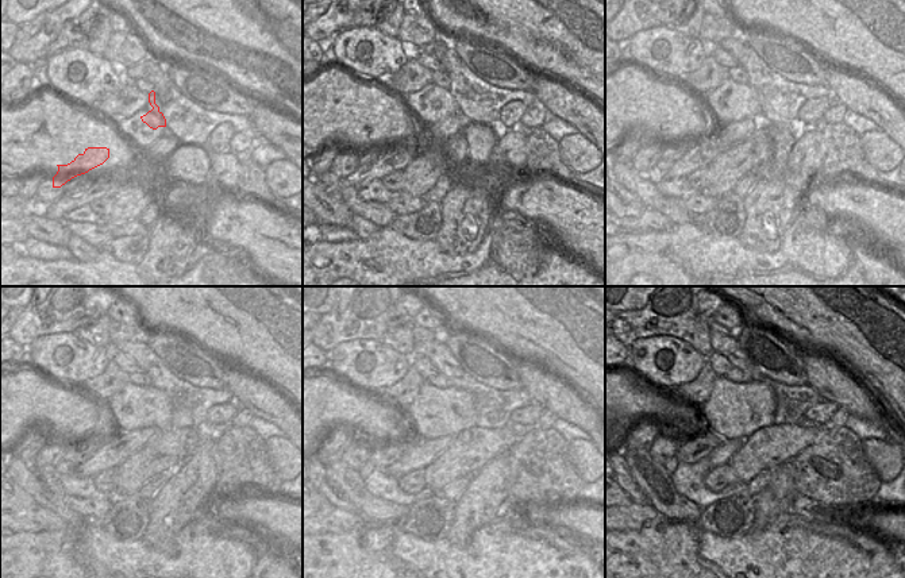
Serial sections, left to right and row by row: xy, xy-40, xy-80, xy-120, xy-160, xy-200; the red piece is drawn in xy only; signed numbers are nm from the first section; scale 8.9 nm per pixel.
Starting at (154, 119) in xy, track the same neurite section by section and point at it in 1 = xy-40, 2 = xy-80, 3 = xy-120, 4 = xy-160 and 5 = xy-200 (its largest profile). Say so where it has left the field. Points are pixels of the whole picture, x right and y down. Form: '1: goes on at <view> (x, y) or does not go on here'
1: goes on at xy-40 (441, 131)
2: goes on at xy-80 (700, 154)
3: goes on at xy-120 (110, 453)
4: goes on at xy-160 (419, 454)
5: goes on at xy-200 (720, 455)

